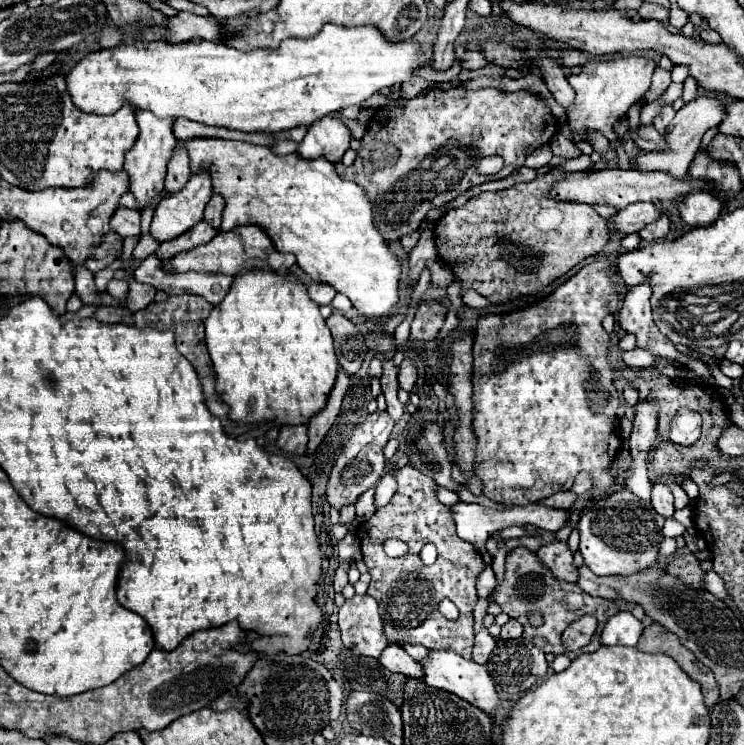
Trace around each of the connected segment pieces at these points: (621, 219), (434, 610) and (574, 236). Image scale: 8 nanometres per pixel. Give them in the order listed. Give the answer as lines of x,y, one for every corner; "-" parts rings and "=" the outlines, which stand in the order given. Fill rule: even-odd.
634,203
634,205
628,205
626,209
620,209
614,215
612,229
622,235
638,233
644,225
656,221
656,217
660,215
662,213
654,207
654,203
=
406,465
396,471
396,481
398,491
394,493
392,501
380,507
356,529
362,543
364,563
372,575
368,595
374,597
380,607
386,637
390,643
410,641
420,643
426,649
450,649
462,657
472,657
472,611
478,601
476,577
484,569
482,557
474,545
456,535
452,513
436,499
432,479
418,473
418,469
412,465
-
382,539
404,541
408,545
408,553
404,557
390,559
382,549
-
426,543
434,543
438,549
438,559
430,567
422,565
420,561
420,549
-
412,573
418,573
418,579
412,579
-
440,599
450,599
458,607
458,619
450,621
438,611
=
556,169
546,175
538,175
530,183
518,183
496,193
480,193
464,207
442,215
442,219
434,225
434,243
438,249
438,259
444,261
452,269
454,277
462,283
460,295
464,295
468,289
474,289
494,305
510,303
520,297
538,293
584,259
602,251
610,239
610,223
594,213
590,205
554,201
546,195
548,189
564,175
564,171

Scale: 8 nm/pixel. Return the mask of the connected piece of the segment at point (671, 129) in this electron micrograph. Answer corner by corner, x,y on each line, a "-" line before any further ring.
702,95
702,97
694,99
694,101
690,101
688,105
684,105
676,113
676,117
672,119
672,125
668,125
668,129
662,135
668,147
664,151
640,151
634,157
634,167
640,169
640,171
664,171
664,173
668,173
672,177
682,179
686,175
686,171
688,171
688,165
694,159
694,153
700,147
702,135
710,127
718,127
718,123
724,119
724,107
726,107
724,99
708,97
708,95

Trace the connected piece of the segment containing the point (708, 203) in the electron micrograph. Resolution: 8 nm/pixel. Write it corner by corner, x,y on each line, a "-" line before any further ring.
690,193
686,197
676,199
676,209
684,223
690,227
704,227
714,223
720,217
722,203
712,197
712,193

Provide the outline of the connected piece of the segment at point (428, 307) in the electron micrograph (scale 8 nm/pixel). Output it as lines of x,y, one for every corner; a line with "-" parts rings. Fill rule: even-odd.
426,301
418,307
414,321
410,325
410,339
412,341
430,341
436,339
440,327
444,325
446,307
436,301

